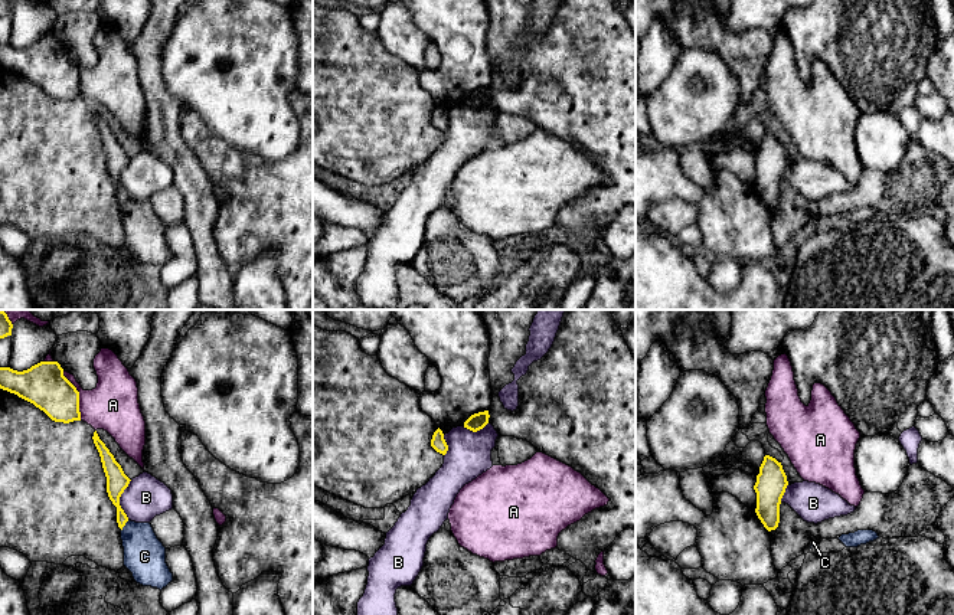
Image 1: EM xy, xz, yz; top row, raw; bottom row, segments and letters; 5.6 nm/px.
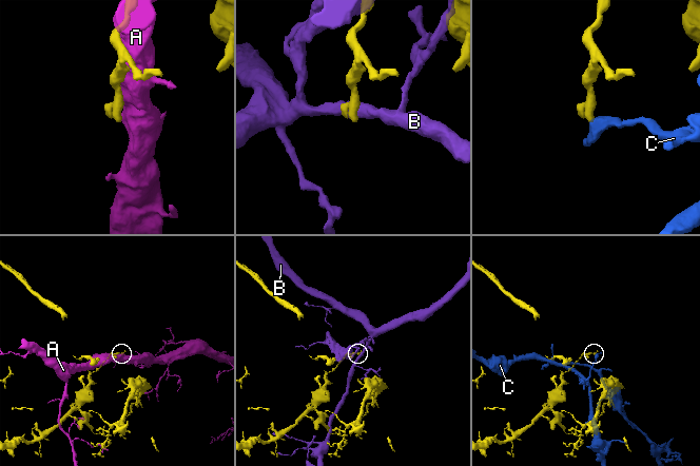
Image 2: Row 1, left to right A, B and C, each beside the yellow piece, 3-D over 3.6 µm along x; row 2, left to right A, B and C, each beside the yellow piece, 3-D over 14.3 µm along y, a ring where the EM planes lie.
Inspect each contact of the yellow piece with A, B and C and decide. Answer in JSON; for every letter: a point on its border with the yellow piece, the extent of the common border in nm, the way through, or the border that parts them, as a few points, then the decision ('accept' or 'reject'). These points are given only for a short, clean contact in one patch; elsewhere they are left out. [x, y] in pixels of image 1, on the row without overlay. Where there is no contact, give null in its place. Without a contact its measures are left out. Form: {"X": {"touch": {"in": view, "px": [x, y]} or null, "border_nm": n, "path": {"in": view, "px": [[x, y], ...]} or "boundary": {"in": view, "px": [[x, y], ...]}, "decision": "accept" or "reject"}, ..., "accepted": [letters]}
{"A": {"touch": {"in": "xy", "px": [78, 72]}, "border_nm": 300, "decision": "reject"}, "B": {"touch": {"in": "xy", "px": [118, 177]}, "border_nm": 220, "boundary": {"in": "xy", "px": [[131, 157], [120, 174], [120, 185], [127, 196]]}, "decision": "reject"}, "C": {"touch": {"in": "xy", "px": [124, 202]}, "border_nm": 80, "boundary": {"in": "xy", "px": [[128, 198], [121, 208]]}, "decision": "reject"}, "accepted": []}

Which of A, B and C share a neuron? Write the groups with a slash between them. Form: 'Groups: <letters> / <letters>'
Groups: A / B / C

